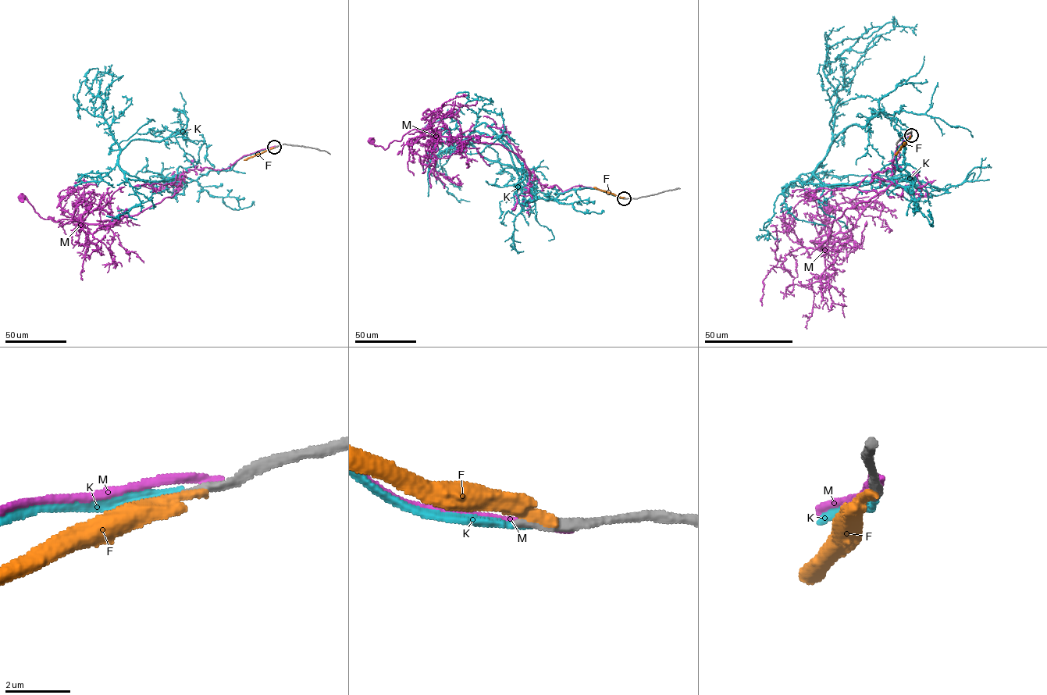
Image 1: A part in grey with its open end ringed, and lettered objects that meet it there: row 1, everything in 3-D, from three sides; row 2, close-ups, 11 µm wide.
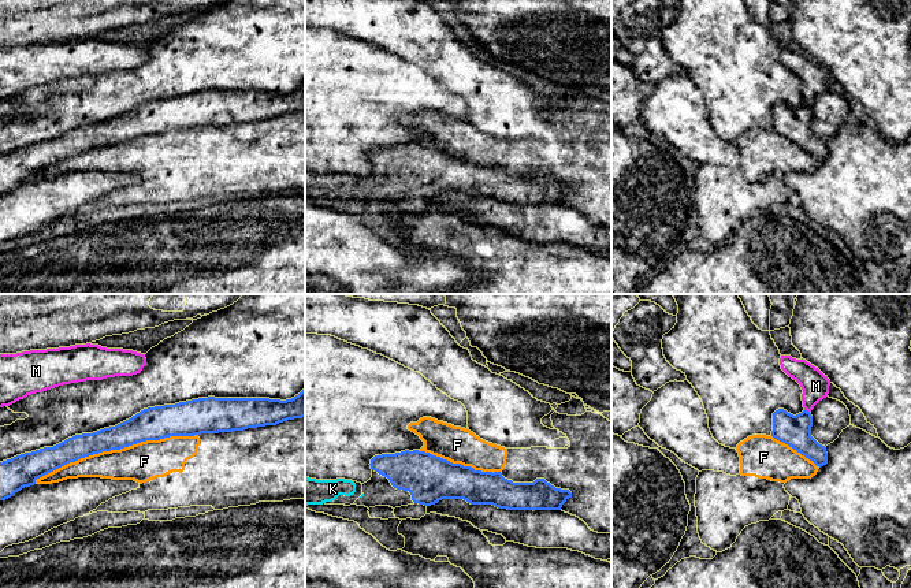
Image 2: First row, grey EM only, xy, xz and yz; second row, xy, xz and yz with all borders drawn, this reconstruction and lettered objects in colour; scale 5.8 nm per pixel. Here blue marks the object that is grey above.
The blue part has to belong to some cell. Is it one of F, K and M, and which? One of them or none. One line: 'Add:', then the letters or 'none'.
Add: K

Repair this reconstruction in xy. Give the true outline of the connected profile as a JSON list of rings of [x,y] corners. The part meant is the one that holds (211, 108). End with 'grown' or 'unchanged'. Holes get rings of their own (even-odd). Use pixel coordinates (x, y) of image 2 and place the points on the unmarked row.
[[[305,82],[291,93],[198,92],[148,101],[131,112],[93,127],[0,156],[0,194],[11,191],[36,174],[81,152],[120,144],[146,134],[243,124],[305,111]]] | unchanged

